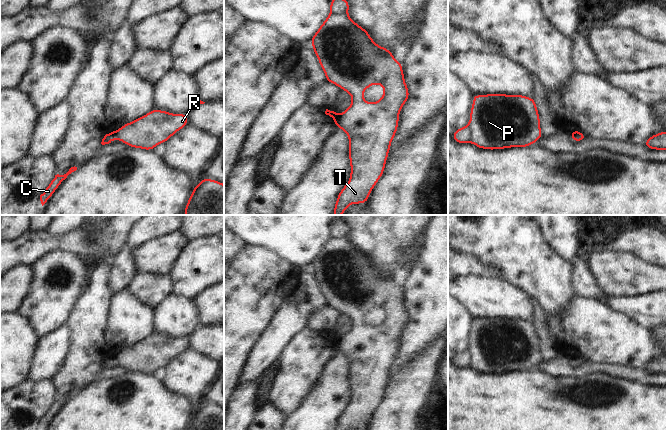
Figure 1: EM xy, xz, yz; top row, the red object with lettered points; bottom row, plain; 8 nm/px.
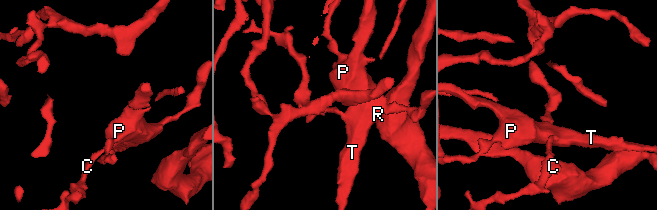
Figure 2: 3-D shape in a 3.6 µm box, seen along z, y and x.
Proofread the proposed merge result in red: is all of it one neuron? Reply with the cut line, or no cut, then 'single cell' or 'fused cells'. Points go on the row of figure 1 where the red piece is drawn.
no cut; single cell

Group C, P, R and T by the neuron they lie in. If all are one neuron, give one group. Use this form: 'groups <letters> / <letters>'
groups C P R T

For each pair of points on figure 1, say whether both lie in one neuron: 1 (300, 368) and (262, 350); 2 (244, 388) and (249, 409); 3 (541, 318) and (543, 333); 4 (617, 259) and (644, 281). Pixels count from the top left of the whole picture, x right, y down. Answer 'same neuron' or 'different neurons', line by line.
1: different neurons
2: same neuron
3: same neuron
4: same neuron

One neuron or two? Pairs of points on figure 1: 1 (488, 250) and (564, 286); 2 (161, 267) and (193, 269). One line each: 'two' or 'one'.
1: one
2: two

